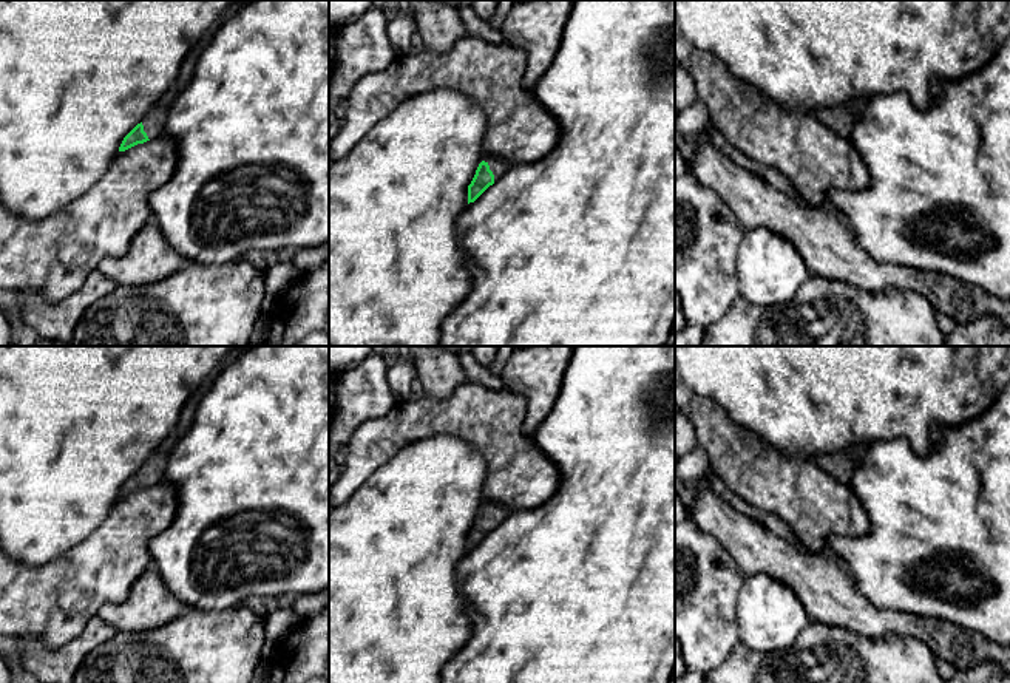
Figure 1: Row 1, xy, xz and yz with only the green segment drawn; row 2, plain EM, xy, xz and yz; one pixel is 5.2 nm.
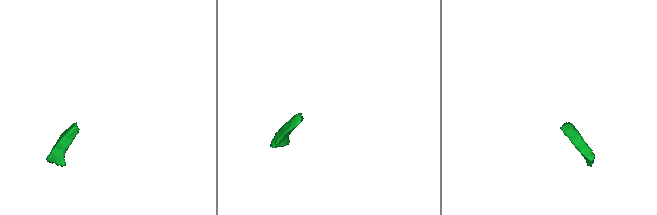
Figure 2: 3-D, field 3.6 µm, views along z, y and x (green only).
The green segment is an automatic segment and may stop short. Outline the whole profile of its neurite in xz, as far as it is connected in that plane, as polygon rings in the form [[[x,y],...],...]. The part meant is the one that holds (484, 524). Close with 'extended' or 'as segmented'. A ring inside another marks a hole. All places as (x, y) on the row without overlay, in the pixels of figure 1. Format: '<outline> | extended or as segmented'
[[[485,501],[468,532],[468,550],[474,549],[508,515],[510,510],[505,505]]] | extended

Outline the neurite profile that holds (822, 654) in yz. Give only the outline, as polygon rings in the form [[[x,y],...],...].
[[[809,623],[795,643],[761,654],[740,640],[704,683],[945,683],[936,657],[914,638],[866,638]]]

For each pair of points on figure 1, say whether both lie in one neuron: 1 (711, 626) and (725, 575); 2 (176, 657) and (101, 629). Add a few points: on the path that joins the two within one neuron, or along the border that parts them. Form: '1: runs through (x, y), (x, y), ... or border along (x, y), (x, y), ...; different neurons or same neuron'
1: runs through (711, 614), (712, 587); same neuron
2: border along (118, 631), (85, 655); different neurons

